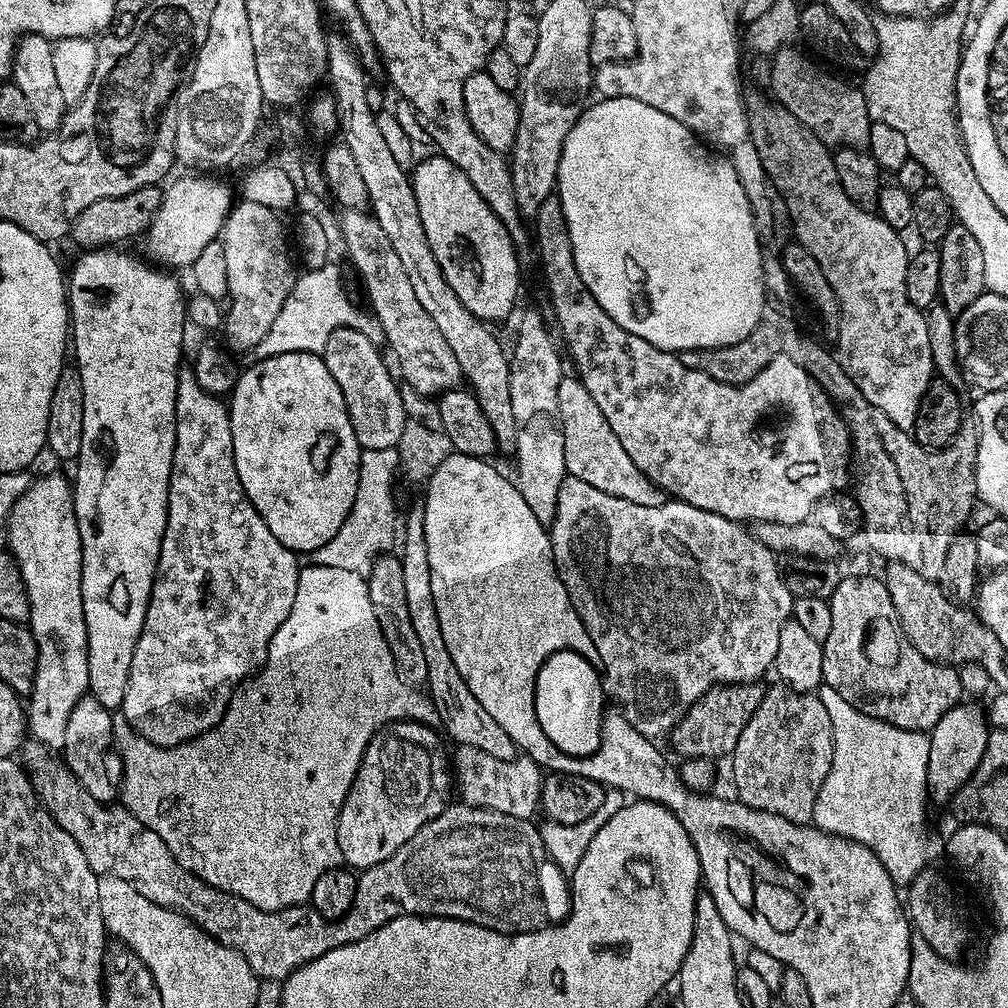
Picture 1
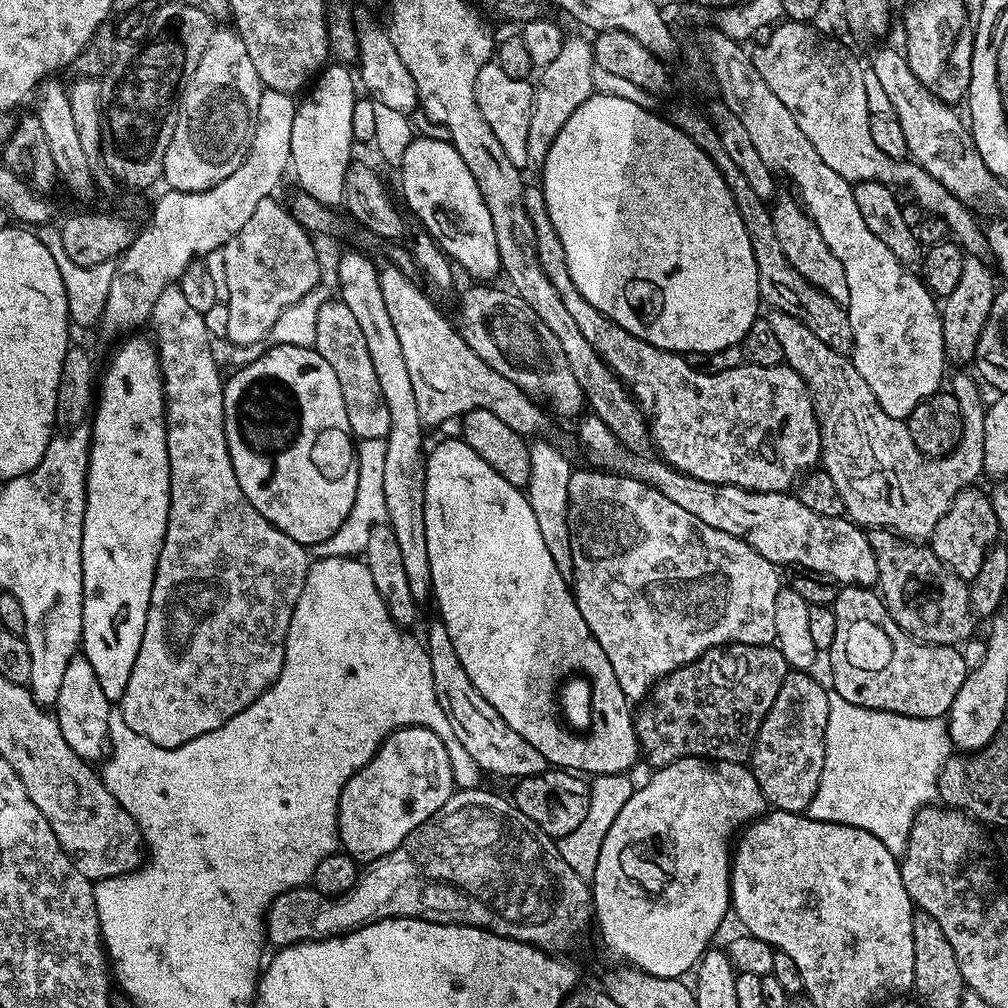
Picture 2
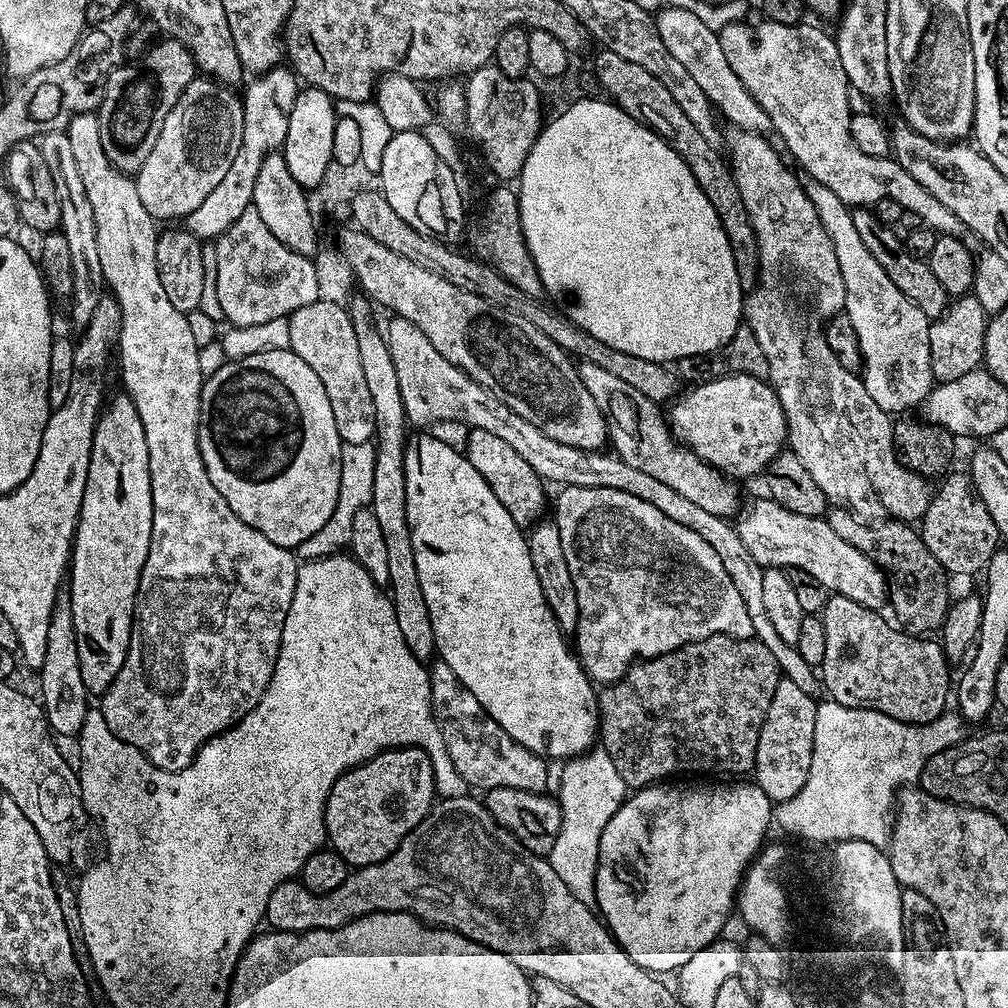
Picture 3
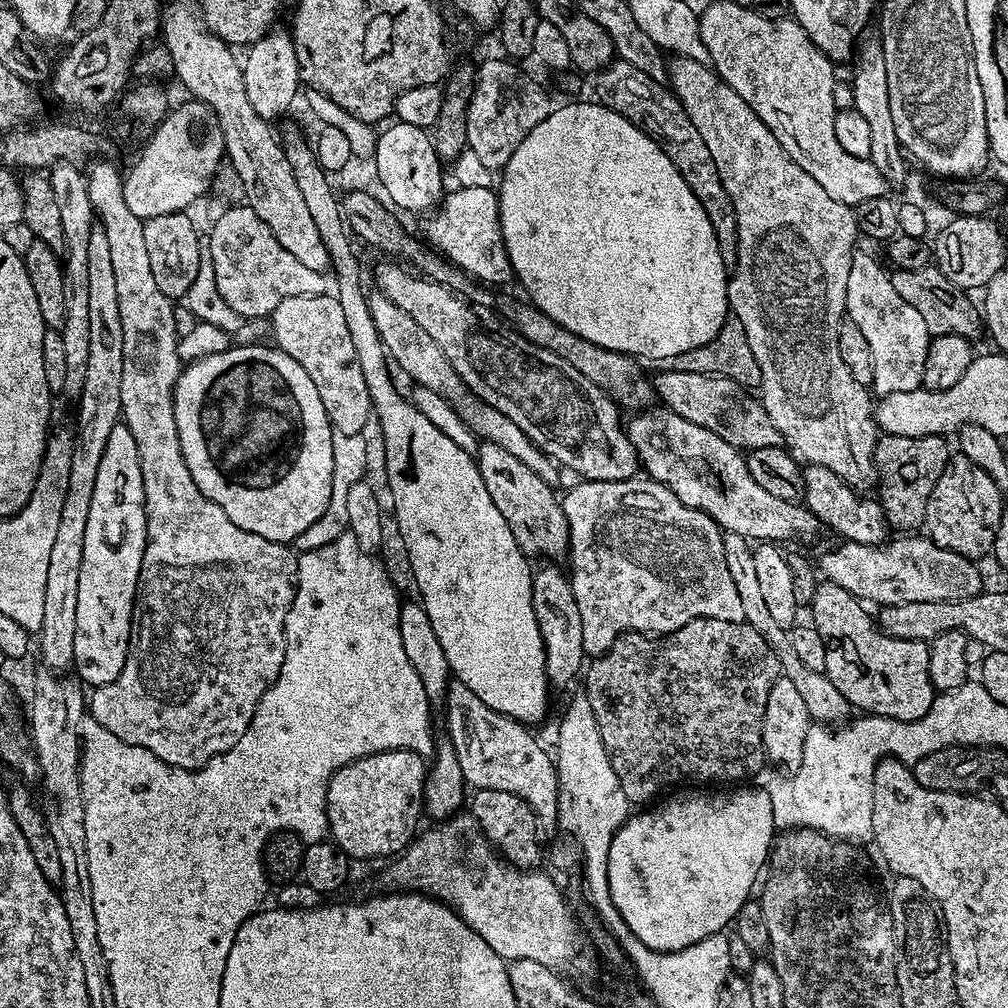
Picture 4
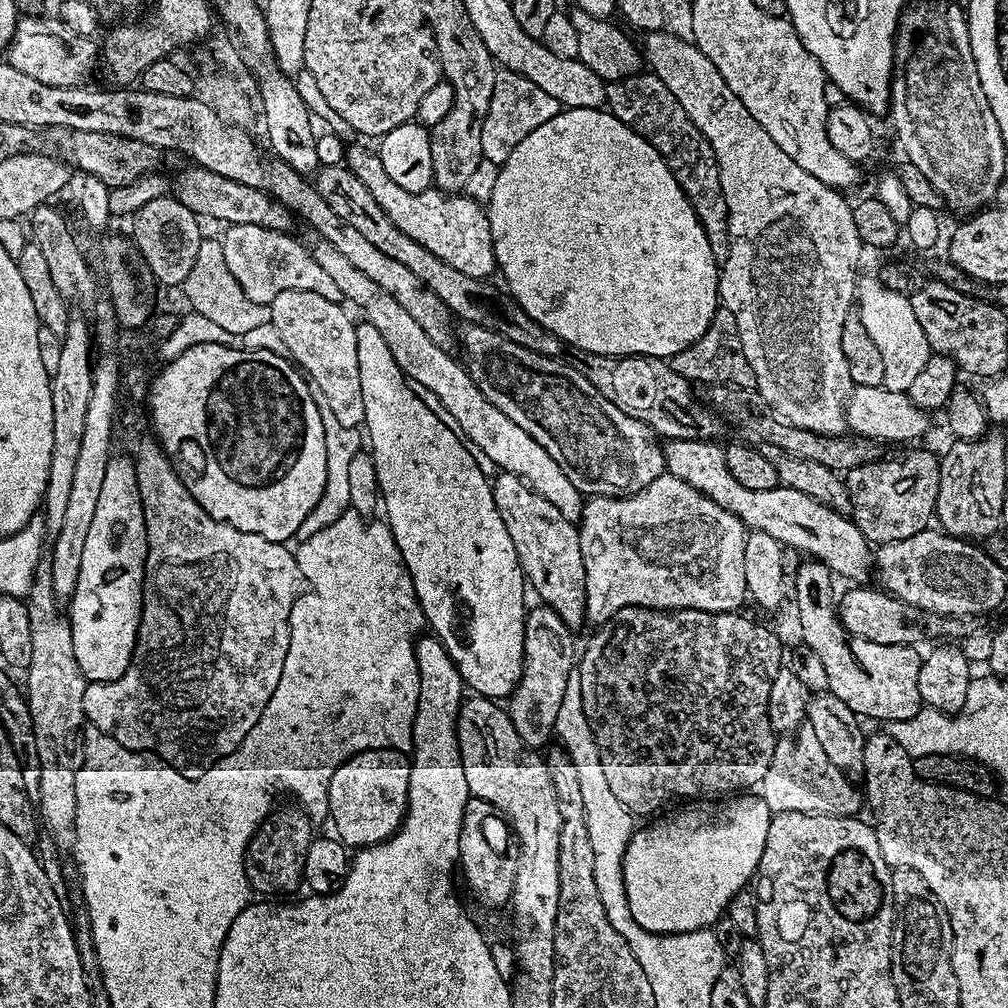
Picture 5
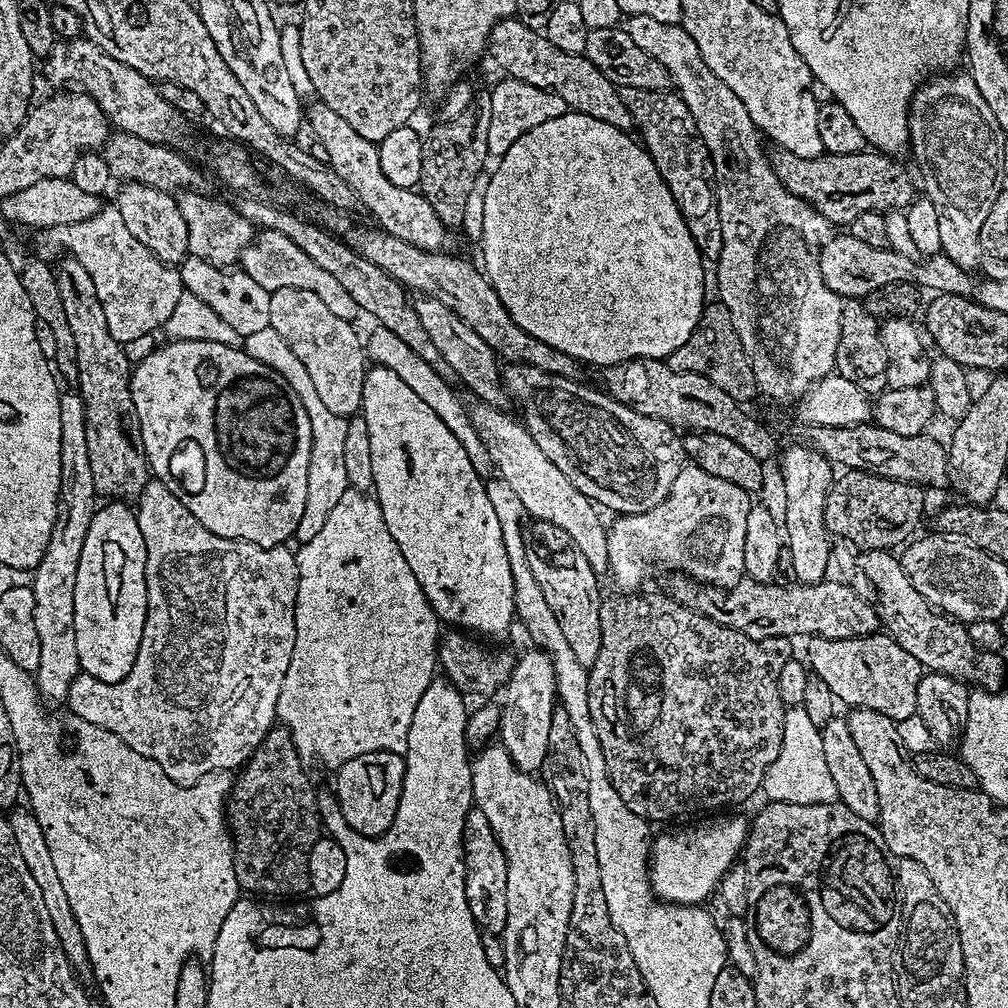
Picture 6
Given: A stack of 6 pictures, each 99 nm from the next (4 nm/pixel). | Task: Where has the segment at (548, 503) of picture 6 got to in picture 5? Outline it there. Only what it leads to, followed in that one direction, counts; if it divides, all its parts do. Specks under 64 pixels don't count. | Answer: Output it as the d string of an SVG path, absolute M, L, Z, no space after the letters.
M321 238L316 242L310 248L314 262L318 262L318 266L322 266L322 270L326 270L330 278L334 278L341 297L345 301L353 300L364 311L363 319L374 330L378 330L382 338L386 338L386 346L390 346L394 362L398 362L409 381L413 385L421 384L433 391L442 406L450 410L454 422L458 422L460 427L459 435L468 444L478 446L496 464L497 469L520 476L535 492L542 494L546 502L554 502L554 506L562 510L567 520L579 521L582 494L574 486L574 482L566 478L562 466L558 466L558 462L554 462L554 458L550 458L550 454L546 454L546 450L542 450L542 446L538 446L538 442L534 442L534 438L530 438L530 434L526 434L526 430L522 430L518 422L510 422L510 418L506 418L506 414L502 414L502 410L498 410L498 406L494 406L494 402L490 402L486 394L478 390L467 367L461 361L459 364L447 347L436 346L426 331L410 318L410 314L405 312L394 297L382 290L373 279L362 274L333 243Z

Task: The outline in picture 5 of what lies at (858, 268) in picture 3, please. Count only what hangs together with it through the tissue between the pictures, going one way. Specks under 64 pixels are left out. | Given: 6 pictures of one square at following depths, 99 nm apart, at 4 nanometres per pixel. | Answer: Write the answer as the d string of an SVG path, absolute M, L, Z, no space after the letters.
M878 278L861 279L858 284L858 311L867 333L882 352L883 377L885 379L883 387L891 392L907 393L908 388L914 386L914 378L918 378L918 374L922 374L928 357L933 355L931 346L927 344L926 335L922 332L922 327L914 316L914 309L909 297L890 290Z

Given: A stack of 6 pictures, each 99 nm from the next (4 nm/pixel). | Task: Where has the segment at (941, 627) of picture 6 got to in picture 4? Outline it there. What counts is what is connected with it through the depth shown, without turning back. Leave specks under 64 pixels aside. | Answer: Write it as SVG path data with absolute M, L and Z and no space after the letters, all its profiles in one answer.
M640 410L635 413L632 421L627 421L626 431L630 442L640 459L640 468L651 479L659 484L665 484L676 497L686 506L702 510L714 522L720 525L724 532L733 532L744 537L749 542L781 542L780 540L812 540L816 531L821 531L820 519L803 503L794 500L774 498L767 490L762 490L758 482L752 480L748 472L748 461L745 453L730 443L723 441L718 434L669 410Z

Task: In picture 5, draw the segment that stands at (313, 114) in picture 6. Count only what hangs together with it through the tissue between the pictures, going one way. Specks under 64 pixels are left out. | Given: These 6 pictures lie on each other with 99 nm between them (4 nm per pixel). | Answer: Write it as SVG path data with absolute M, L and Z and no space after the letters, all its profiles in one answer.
M358 143L347 145L346 167L357 176L362 186L366 186L366 190L370 190L374 202L378 202L378 206L382 206L386 212L386 218L390 218L390 222L394 222L402 234L414 238L418 246L426 246L430 254L454 266L454 270L462 270L462 274L470 274L470 278L479 280L491 277L491 272L496 268L496 255L485 205L466 194L441 192L435 186L421 192L404 190L386 174L379 155Z

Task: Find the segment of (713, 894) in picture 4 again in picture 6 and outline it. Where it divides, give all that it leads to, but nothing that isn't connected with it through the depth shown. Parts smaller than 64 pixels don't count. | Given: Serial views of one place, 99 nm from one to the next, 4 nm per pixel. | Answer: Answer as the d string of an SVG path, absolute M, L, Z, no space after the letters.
M724 814L717 820L704 818L701 824L692 825L688 822L685 828L676 828L673 832L664 832L660 837L653 839L650 844L650 879L653 893L661 901L670 904L690 904L700 906L707 901L708 897L719 889L724 875L737 863L742 849L750 839L750 824L747 819L740 816L732 816L727 820Z

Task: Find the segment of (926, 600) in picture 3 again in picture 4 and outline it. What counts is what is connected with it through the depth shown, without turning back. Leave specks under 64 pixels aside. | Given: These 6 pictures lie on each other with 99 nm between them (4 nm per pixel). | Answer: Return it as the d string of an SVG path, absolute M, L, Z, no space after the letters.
M808 464L803 473L803 503L820 519L825 529L837 532L839 539L849 544L882 544L889 539L888 520L884 517L882 506L875 499L863 500L860 497L863 495L857 489L838 478L838 474L826 466Z

